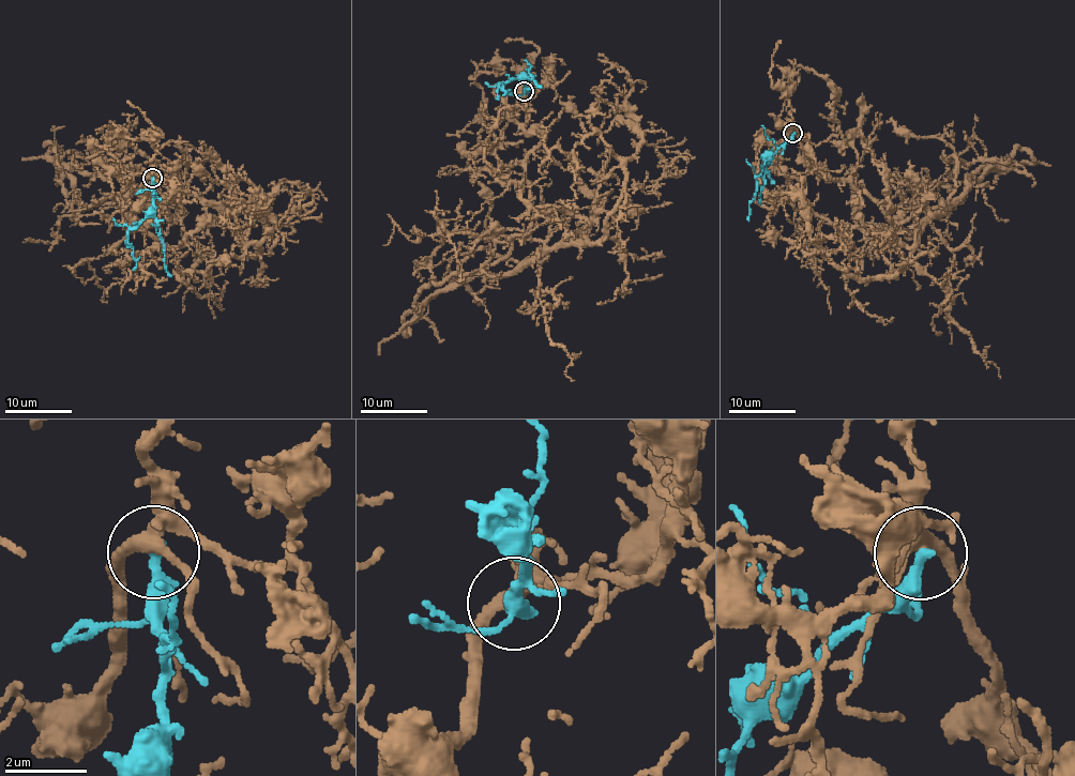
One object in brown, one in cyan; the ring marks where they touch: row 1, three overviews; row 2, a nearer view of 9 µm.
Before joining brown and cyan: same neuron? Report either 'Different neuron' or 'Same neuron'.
Different neuron

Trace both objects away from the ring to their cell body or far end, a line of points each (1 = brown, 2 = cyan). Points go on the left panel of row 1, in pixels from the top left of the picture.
1: (151, 179), (169, 218), (114, 204), (175, 179), (252, 256), (273, 221), (224, 219), (251, 214)
2: (151, 179), (152, 208), (129, 231), (127, 244), (136, 262), (133, 270)

